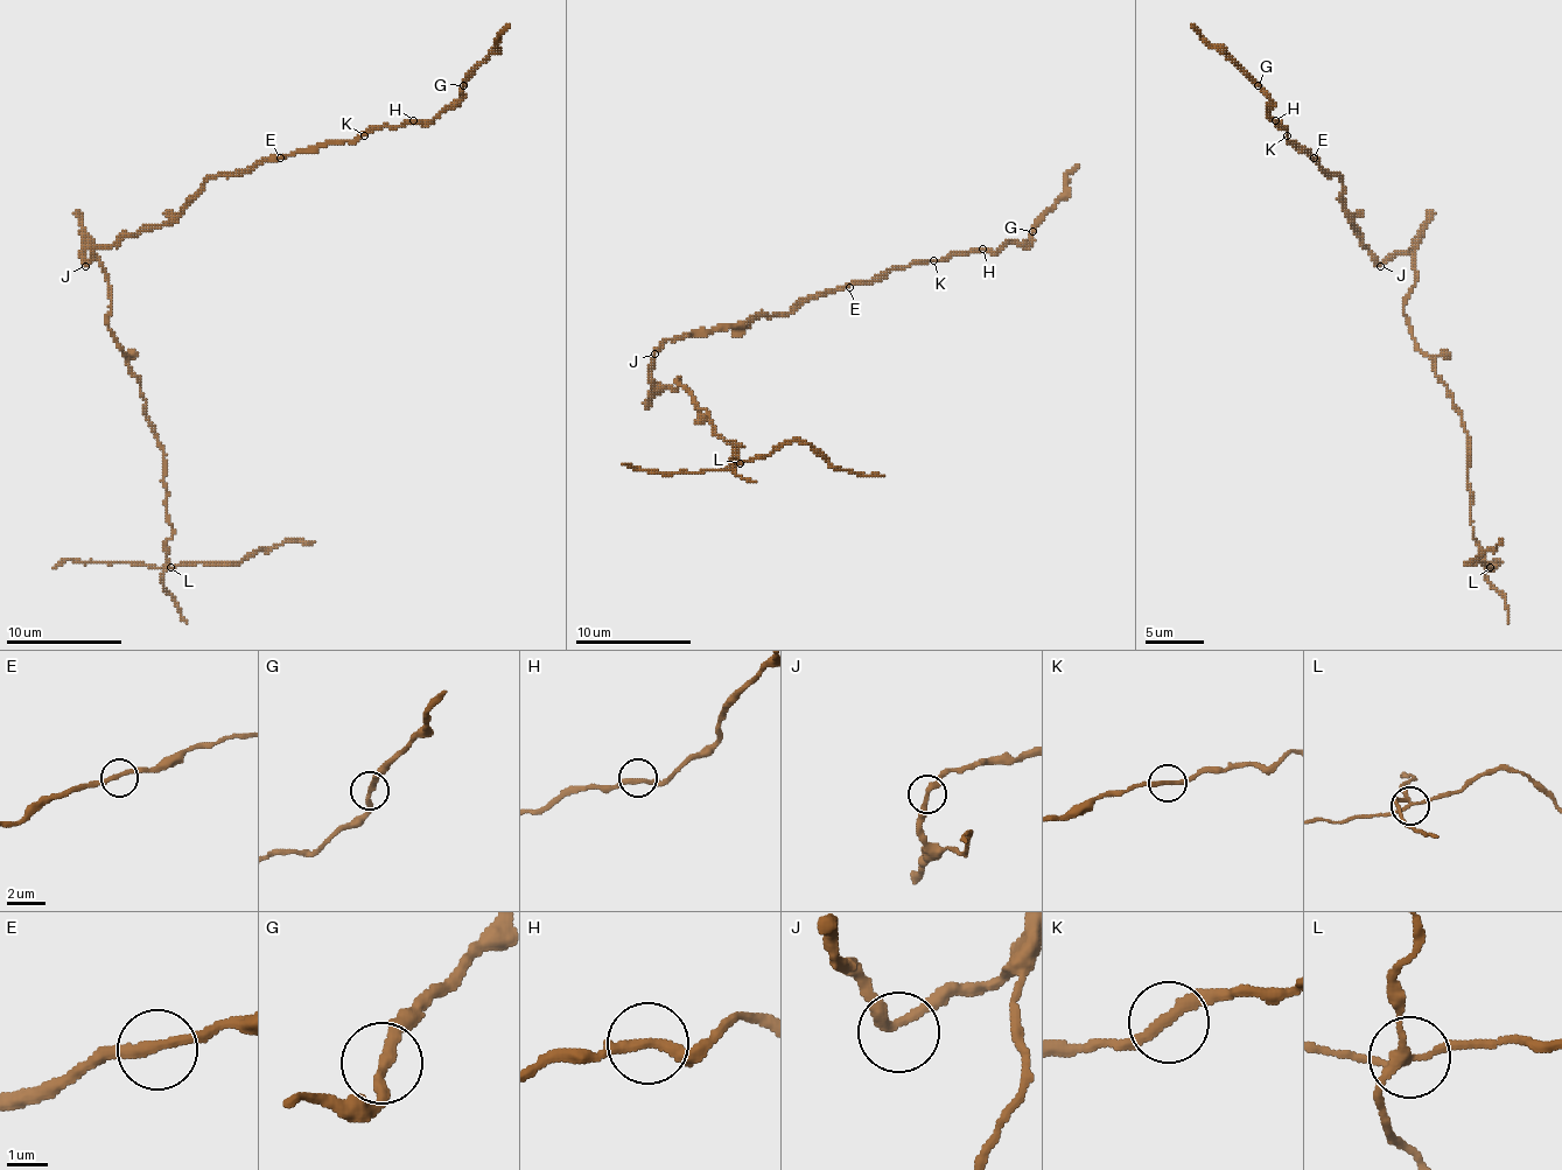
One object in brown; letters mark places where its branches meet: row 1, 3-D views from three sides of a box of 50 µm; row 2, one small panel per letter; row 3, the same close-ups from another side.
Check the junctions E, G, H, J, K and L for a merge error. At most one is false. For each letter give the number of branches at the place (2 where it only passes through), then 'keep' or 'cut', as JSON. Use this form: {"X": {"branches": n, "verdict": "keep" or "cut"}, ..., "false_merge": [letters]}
{"E": {"branches": 2, "verdict": "keep"}, "G": {"branches": 2, "verdict": "keep"}, "H": {"branches": 2, "verdict": "keep"}, "J": {"branches": 2, "verdict": "keep"}, "K": {"branches": 2, "verdict": "keep"}, "L": {"branches": 4, "verdict": "cut"}, "false_merge": ["L"]}

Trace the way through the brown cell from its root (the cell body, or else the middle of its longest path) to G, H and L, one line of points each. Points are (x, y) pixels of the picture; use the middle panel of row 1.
G: (655, 354), (669, 340), (785, 316), (811, 299), (878, 281), (892, 270), (1029, 243), (1032, 231)
H: (655, 354), (669, 340), (785, 316), (811, 299), (878, 281), (892, 270), (982, 249)
L: (655, 354), (651, 379), (678, 389), (680, 377), (715, 432), (741, 447), (739, 464)

